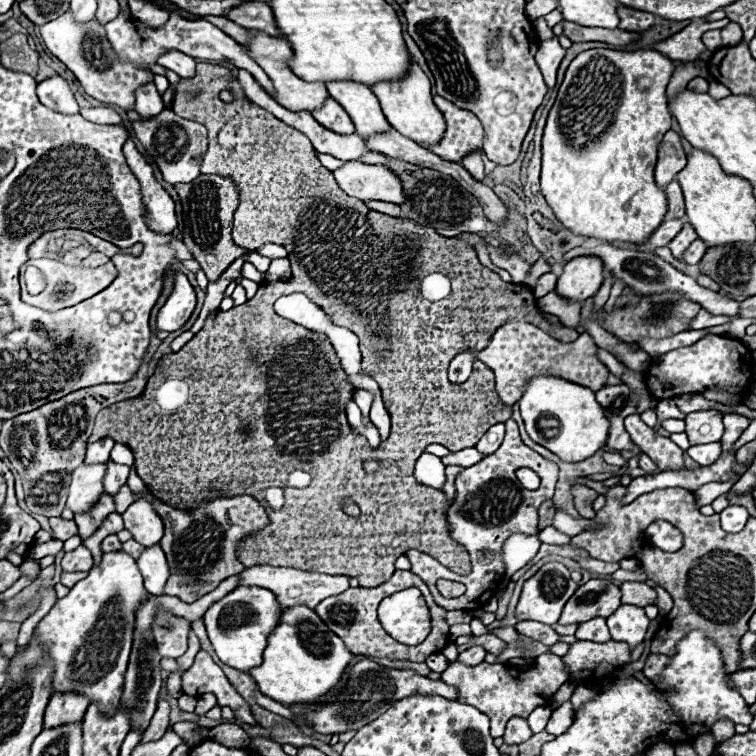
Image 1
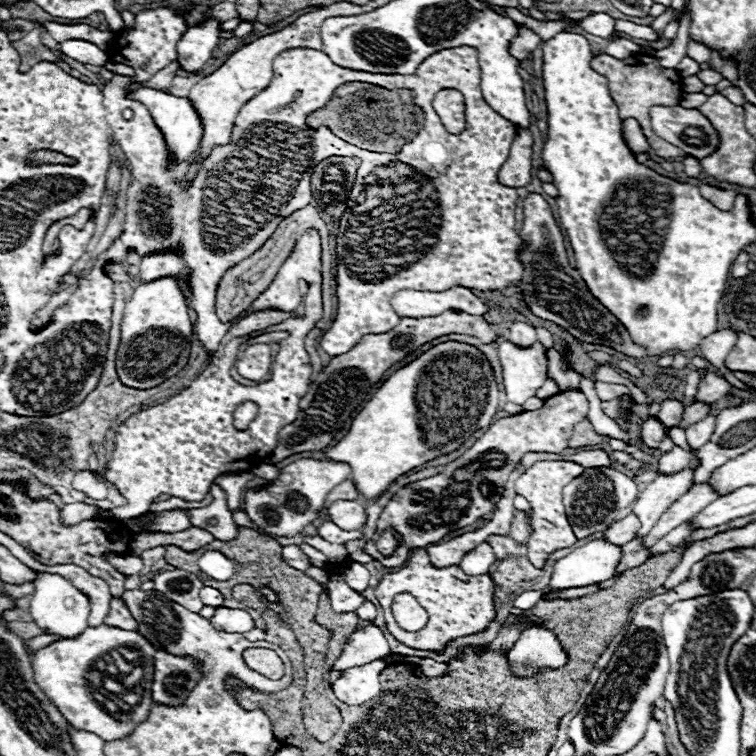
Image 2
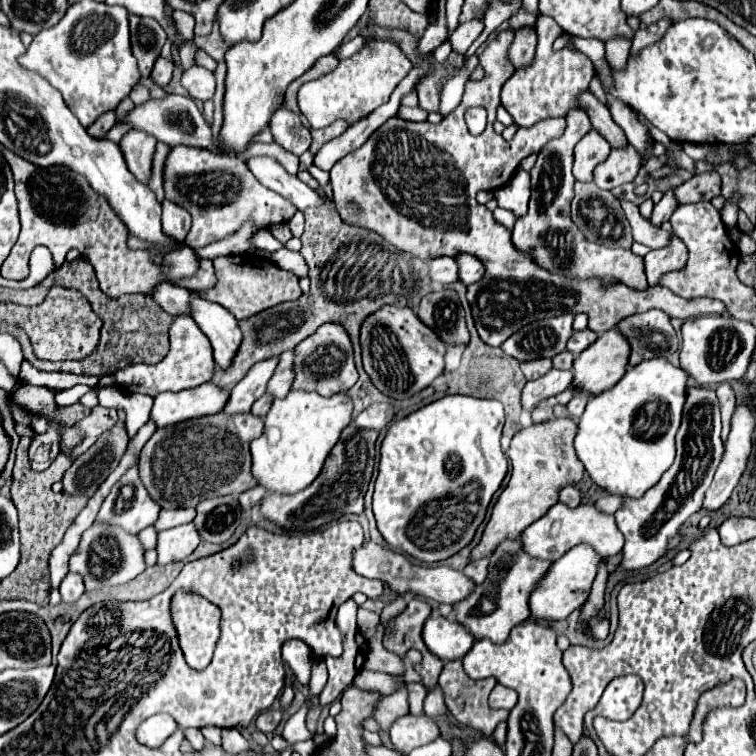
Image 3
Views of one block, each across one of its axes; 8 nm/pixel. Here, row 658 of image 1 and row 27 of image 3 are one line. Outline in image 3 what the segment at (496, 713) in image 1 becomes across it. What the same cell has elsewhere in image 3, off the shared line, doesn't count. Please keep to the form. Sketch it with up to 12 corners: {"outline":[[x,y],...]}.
{"outline":[[538,16],[532,64],[502,86],[522,128],[582,108],[594,64],[552,50],[564,30]]}

